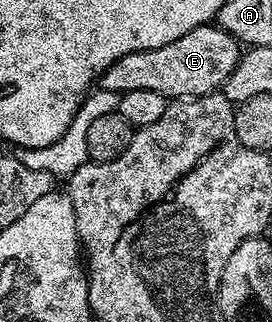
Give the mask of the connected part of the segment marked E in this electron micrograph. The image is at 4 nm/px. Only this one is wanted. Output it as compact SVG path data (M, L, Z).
M214 22L201 24L196 26L196 30L188 30L184 38L168 42L168 46L124 54L124 58L112 62L112 66L103 70L100 87L119 94L128 90L156 90L156 94L164 94L170 100L207 96L225 85L232 70L238 65L239 55L240 45L232 38L232 34Z

